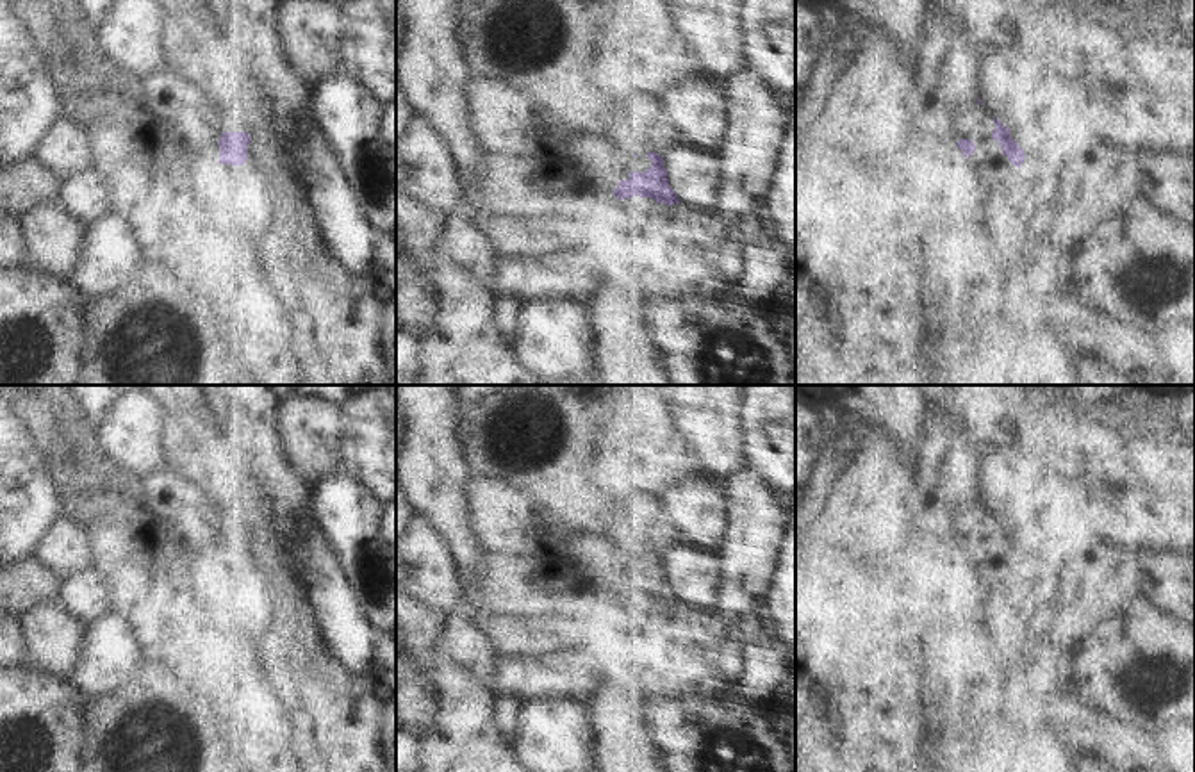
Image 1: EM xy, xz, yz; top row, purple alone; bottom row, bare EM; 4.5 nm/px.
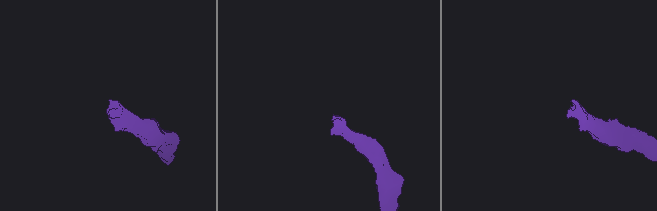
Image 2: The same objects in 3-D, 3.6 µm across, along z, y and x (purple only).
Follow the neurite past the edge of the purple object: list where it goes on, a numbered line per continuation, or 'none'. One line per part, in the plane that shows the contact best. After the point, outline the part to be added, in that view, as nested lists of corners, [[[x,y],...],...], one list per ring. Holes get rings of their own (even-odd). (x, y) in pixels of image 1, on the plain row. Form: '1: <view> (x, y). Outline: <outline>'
1: yz (974, 521). Outline: [[[974,497],[956,503],[956,526],[949,553],[951,565],[972,565],[992,578],[1006,594],[1017,581],[1020,567],[1013,565],[992,537],[993,513]],[[960,538],[970,538],[976,546],[970,556],[963,556],[956,546]]]

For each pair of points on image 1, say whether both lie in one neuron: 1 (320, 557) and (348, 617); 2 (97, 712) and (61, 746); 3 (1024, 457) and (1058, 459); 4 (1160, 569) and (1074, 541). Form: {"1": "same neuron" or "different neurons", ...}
{"1": "same neuron", "2": "different neurons", "3": "different neurons", "4": "different neurons"}

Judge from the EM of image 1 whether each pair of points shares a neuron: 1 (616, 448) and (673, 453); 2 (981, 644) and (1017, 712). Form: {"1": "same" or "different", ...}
{"1": "same", "2": "same"}

